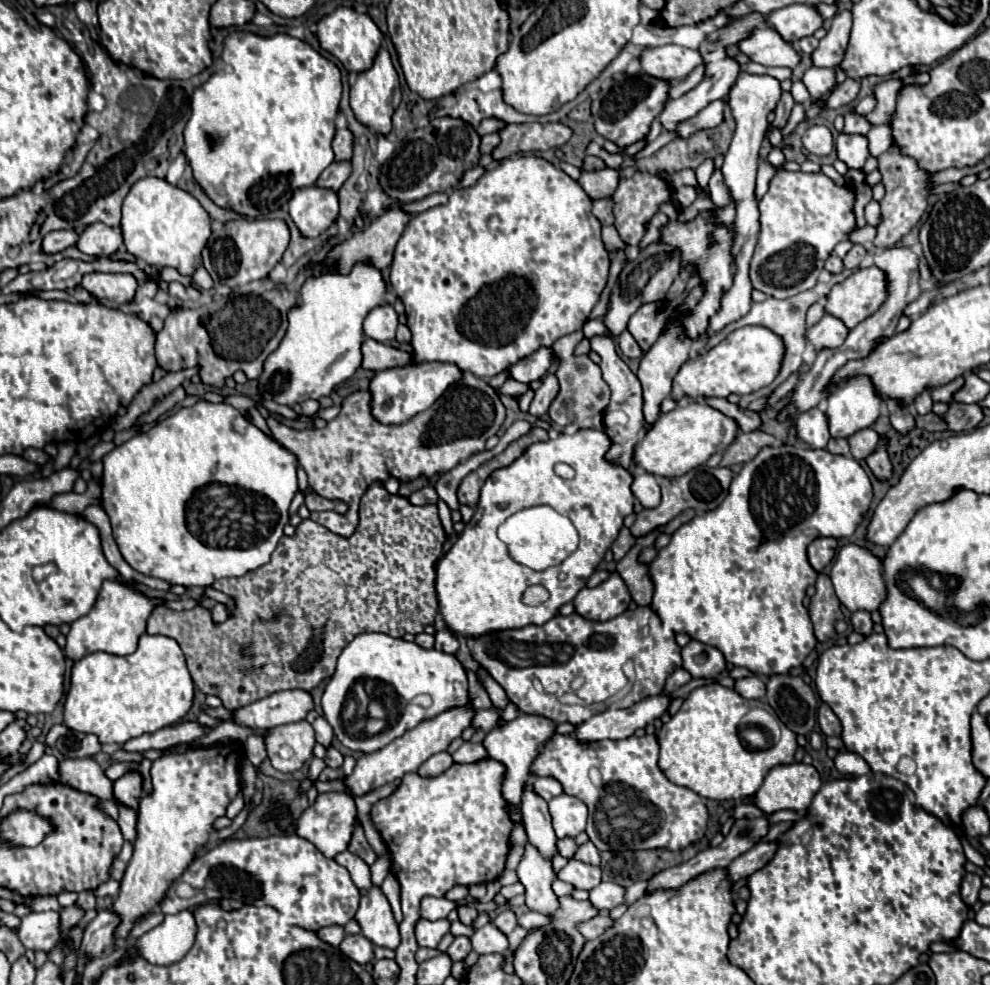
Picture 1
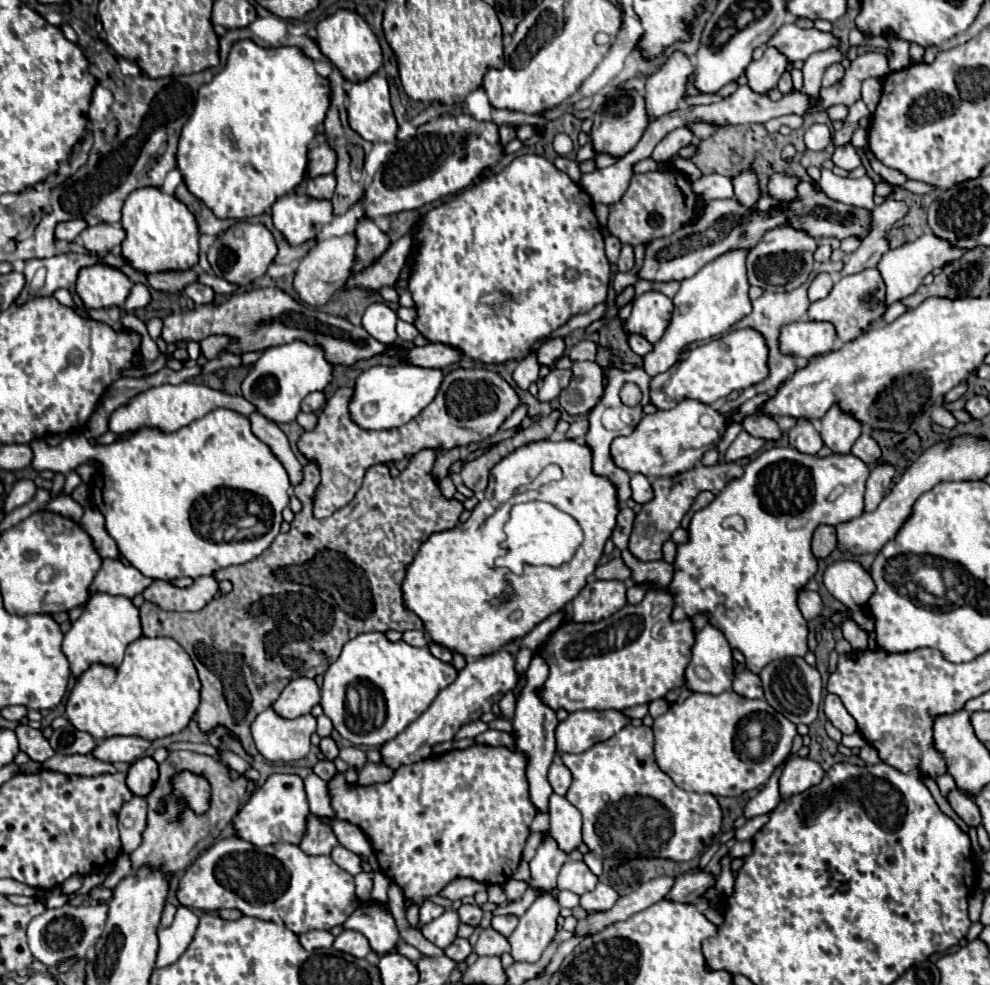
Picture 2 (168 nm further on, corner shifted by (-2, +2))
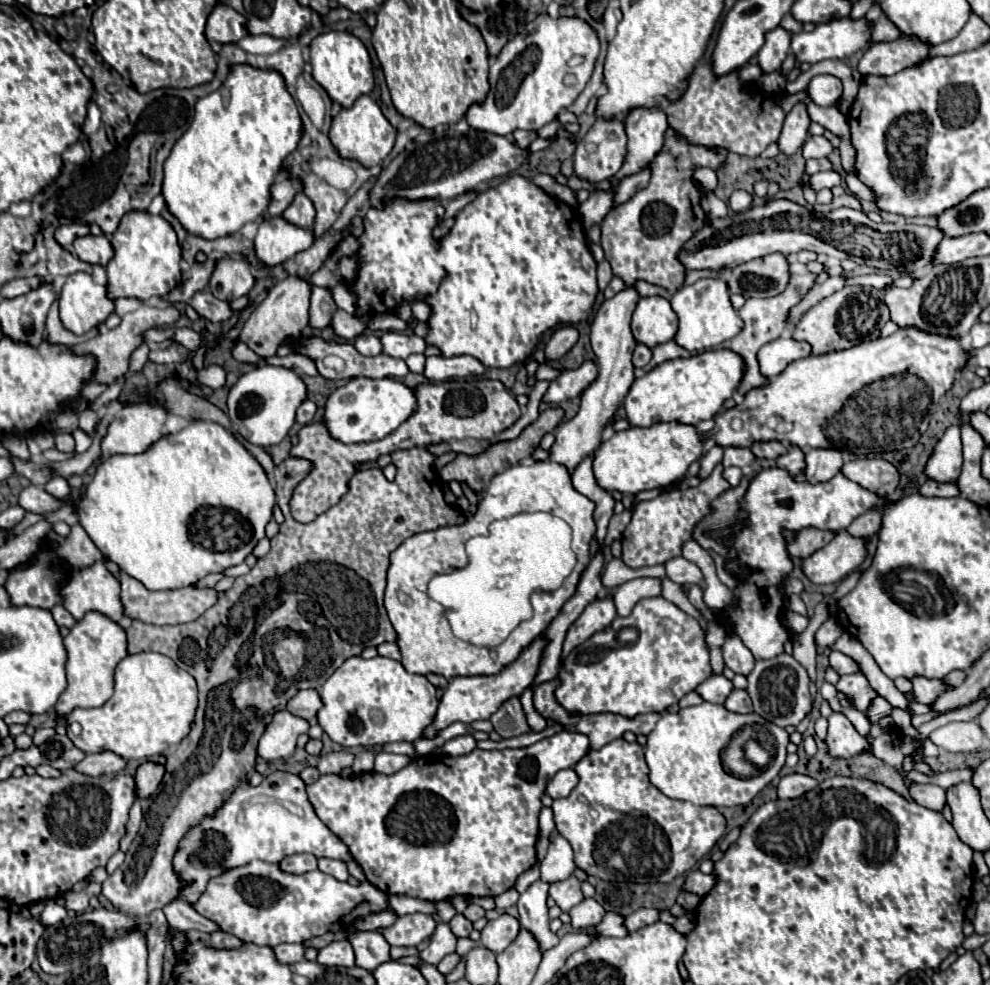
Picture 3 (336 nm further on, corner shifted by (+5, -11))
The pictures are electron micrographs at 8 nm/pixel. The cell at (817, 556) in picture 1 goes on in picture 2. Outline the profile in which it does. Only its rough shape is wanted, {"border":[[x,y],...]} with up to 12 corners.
{"border":[[820,524],[812,536],[812,554],[826,558],[836,548],[834,526]]}

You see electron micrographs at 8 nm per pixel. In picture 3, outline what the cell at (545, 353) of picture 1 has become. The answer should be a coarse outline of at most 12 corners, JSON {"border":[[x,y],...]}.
{"border":[[559,327],[545,345],[545,359],[561,359],[575,343],[575,327]]}

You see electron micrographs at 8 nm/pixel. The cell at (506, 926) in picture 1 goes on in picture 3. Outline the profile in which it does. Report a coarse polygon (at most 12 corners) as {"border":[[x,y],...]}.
{"border":[[511,915],[487,921],[481,945],[501,953],[519,933]]}

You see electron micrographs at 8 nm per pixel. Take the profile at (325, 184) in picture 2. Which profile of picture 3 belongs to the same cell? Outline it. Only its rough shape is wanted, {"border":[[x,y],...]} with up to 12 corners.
{"border":[[297,193],[283,217],[299,227],[313,227],[315,209]]}

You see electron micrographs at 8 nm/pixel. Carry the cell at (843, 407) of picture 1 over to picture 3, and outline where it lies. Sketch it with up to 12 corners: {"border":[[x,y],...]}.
{"border":[[807,449],[811,483],[835,477],[843,467],[839,449]]}

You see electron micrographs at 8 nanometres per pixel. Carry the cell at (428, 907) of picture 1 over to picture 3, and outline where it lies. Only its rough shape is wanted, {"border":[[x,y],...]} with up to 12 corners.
{"border":[[425,913],[403,915],[381,929],[389,945],[415,947],[435,931]]}

